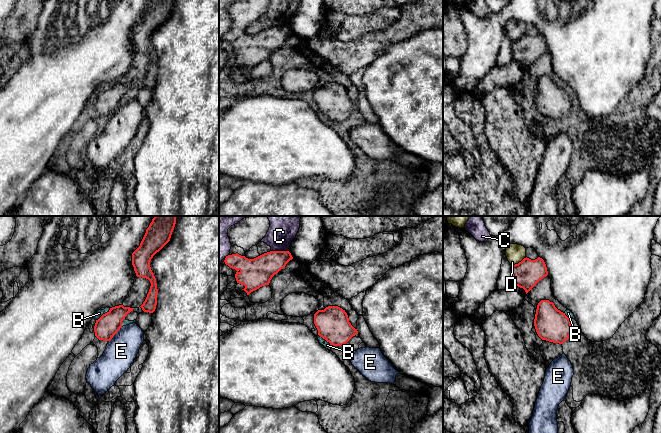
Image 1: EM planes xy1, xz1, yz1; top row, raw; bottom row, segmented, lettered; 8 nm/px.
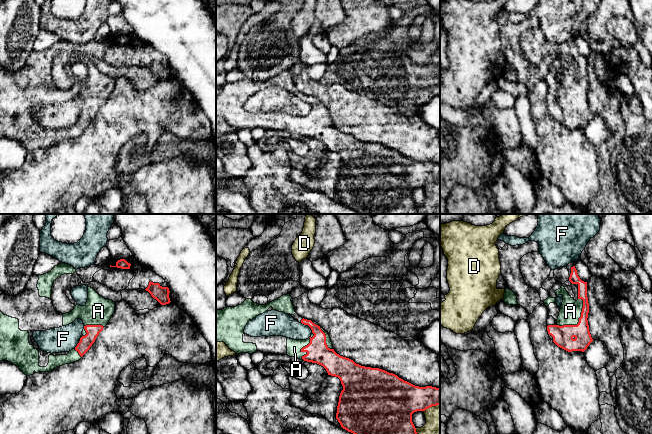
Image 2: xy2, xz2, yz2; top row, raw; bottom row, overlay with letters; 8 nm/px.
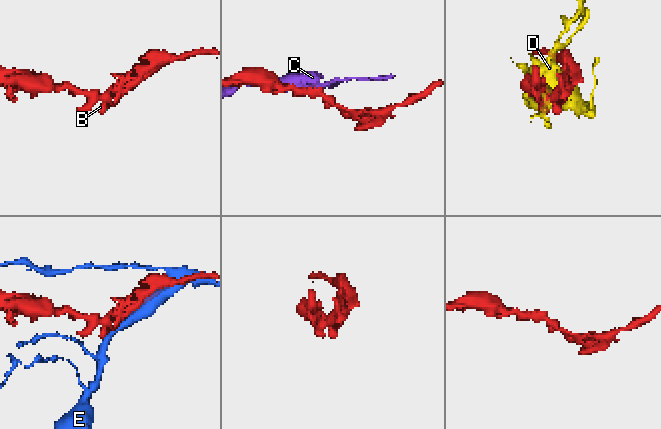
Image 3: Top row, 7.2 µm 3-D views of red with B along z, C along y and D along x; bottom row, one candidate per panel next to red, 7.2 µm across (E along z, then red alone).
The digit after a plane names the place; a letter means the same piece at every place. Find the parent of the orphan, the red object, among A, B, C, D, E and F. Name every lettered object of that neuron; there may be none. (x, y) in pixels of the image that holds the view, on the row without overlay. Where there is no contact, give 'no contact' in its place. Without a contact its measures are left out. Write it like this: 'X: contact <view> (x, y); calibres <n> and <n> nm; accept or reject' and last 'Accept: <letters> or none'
A: contact yz2 (579, 97); calibres 160 and 170 nm; accept
B: contact xy1 (103, 90); calibres 180 and 50 nm; reject
C: contact xz1 (280, 27); calibres 240 and 200 nm; reject
D: contact yz1 (519, 38); calibres 220 and 150 nm; reject
E: contact xy1 (115, 109); calibres 180 and 260 nm; reject
F: contact xy2 (78, 119); calibres 100 and 200 nm; reject
Accept: A

